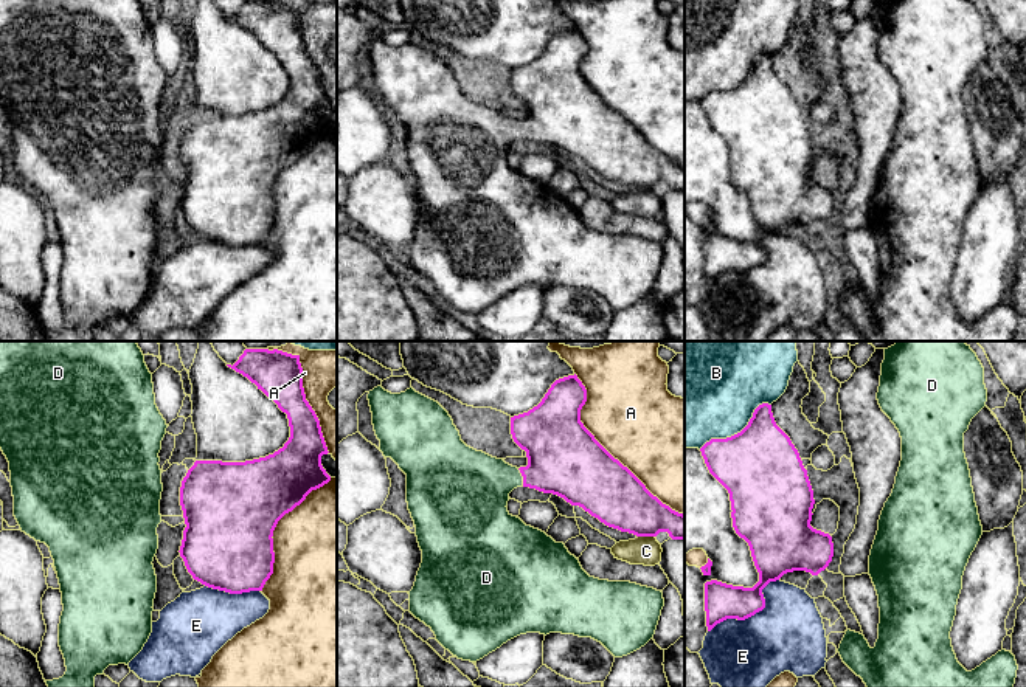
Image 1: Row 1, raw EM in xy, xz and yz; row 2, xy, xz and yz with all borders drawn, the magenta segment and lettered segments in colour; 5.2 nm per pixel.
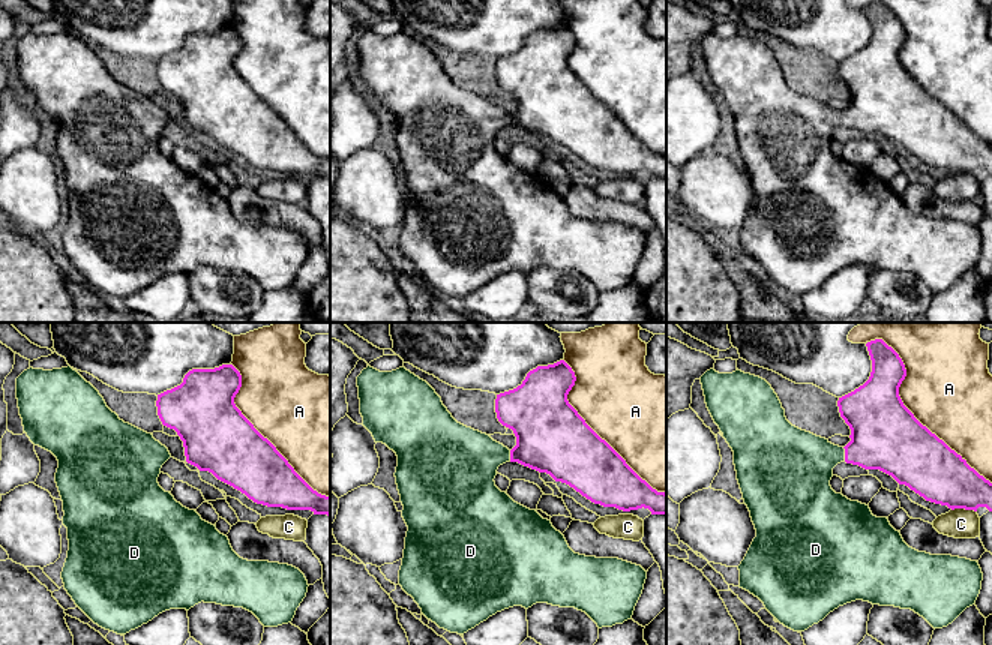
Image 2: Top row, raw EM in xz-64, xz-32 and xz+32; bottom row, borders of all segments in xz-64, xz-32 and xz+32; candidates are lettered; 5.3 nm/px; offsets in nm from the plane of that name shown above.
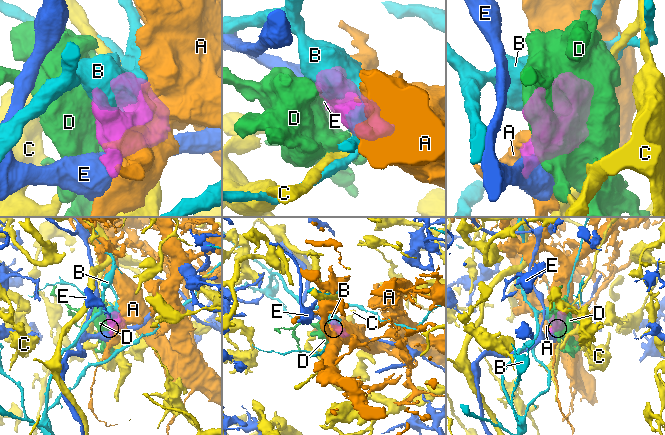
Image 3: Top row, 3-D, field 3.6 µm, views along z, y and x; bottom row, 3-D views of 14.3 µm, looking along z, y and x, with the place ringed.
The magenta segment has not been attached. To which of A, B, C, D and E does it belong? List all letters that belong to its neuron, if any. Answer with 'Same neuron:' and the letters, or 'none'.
Same neuron: D

